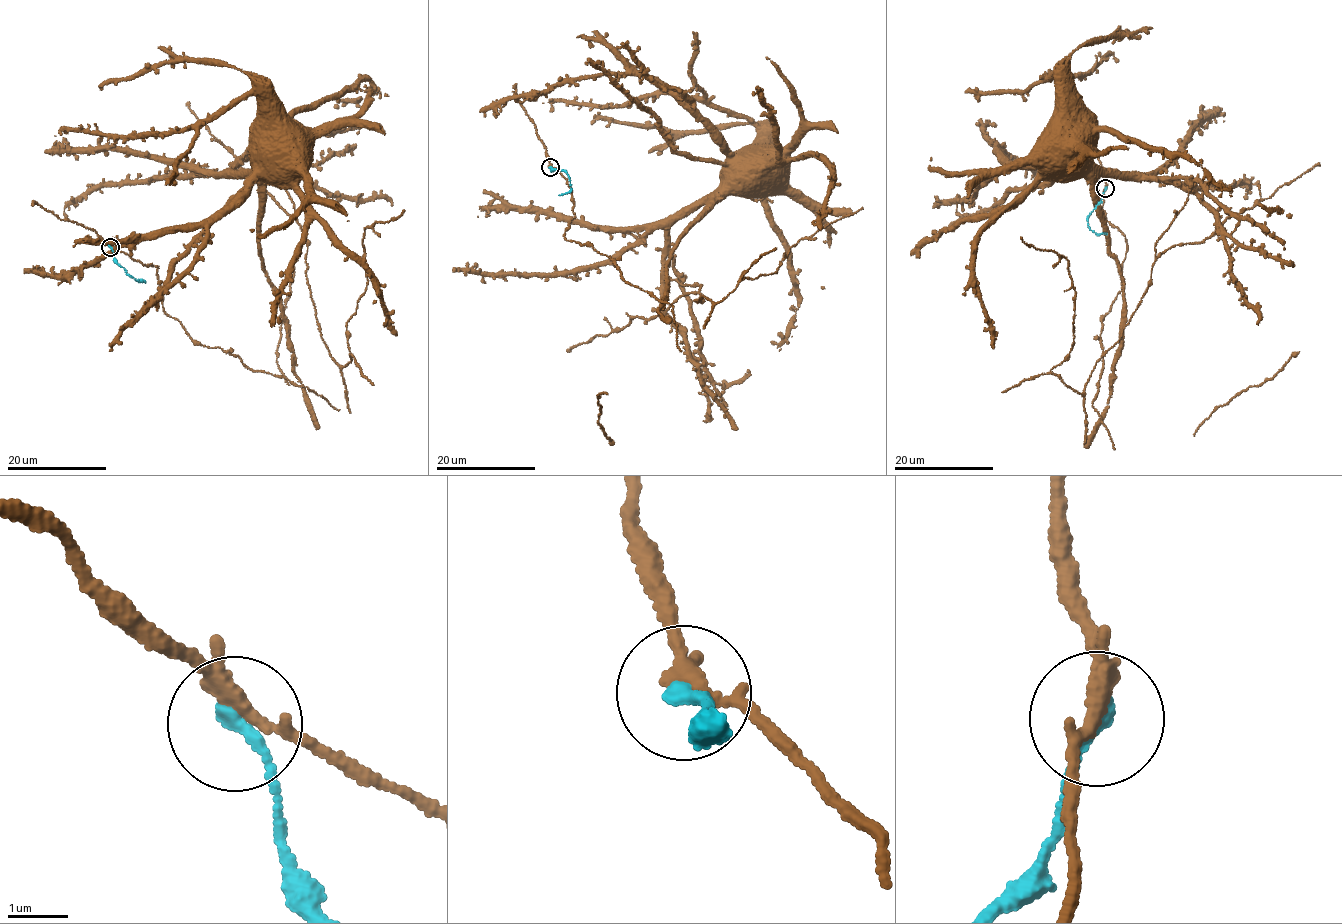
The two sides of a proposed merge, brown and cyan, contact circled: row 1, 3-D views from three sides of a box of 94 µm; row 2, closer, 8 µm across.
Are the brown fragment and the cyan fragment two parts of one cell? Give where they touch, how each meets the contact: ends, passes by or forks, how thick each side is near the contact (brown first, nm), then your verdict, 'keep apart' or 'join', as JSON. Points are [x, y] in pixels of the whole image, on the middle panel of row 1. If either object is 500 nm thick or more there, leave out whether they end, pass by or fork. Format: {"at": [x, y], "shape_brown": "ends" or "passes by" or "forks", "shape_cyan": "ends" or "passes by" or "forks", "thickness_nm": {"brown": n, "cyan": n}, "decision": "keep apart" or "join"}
{"at": [550, 167], "shape_brown": "passes by", "shape_cyan": "ends", "thickness_nm": {"brown": 260, "cyan": 240}, "decision": "keep apart"}

